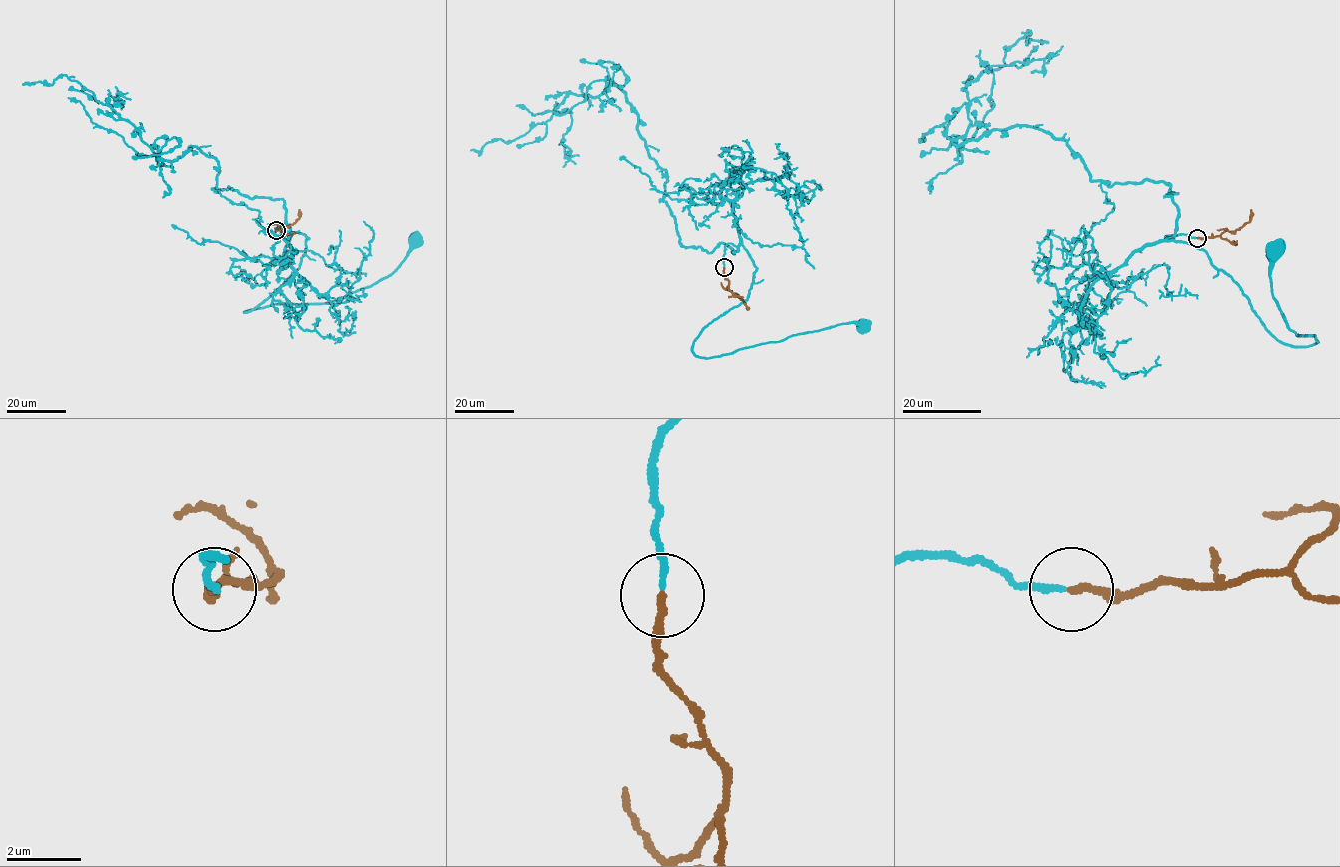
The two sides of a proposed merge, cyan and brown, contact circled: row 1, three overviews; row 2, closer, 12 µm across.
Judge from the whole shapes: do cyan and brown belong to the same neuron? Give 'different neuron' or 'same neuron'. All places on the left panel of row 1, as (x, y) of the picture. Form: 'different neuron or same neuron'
same neuron

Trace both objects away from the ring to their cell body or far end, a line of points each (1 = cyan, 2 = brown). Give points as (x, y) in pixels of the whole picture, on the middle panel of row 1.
1: (724, 267), (724, 246), (741, 245), (756, 268), (752, 288), (705, 327), (693, 342), (696, 356), (863, 324)
2: (724, 267), (729, 281), (725, 289), (735, 293), (746, 308)

